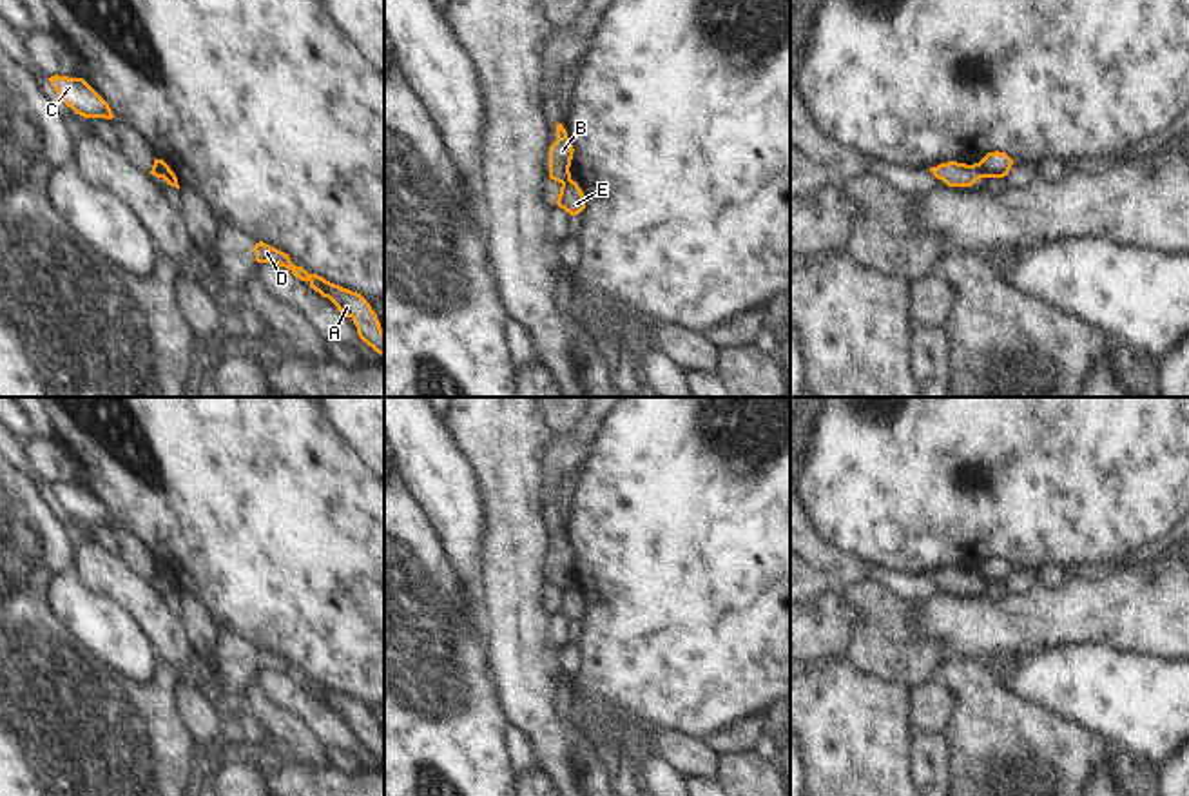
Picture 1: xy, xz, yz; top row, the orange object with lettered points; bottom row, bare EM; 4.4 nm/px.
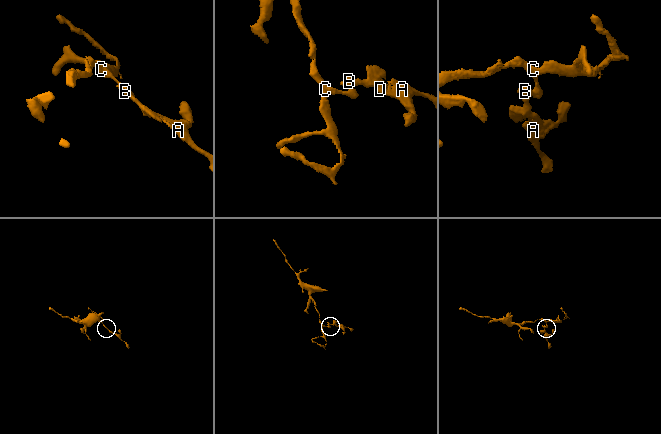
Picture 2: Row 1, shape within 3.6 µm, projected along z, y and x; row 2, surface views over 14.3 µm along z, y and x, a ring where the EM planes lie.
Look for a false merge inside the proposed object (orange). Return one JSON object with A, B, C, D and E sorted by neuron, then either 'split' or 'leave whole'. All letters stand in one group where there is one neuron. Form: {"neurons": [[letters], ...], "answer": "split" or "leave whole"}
{"neurons": [["A", "B", "D"], ["C", "E"]], "answer": "split"}

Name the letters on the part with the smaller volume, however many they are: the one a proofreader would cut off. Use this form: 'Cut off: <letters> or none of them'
Cut off: A, B, D

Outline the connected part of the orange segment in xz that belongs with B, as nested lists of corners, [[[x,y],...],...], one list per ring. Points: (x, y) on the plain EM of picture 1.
[[[556,529],[556,548],[549,553],[549,584],[564,589],[571,587],[573,551],[562,529]]]

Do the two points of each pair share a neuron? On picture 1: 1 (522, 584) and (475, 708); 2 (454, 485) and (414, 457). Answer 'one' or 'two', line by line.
1: two
2: one

